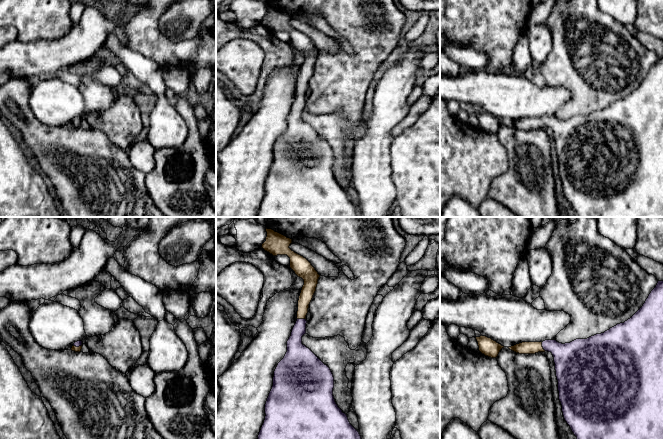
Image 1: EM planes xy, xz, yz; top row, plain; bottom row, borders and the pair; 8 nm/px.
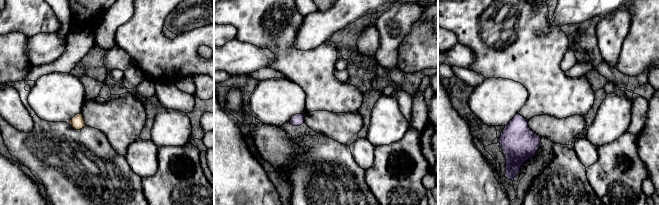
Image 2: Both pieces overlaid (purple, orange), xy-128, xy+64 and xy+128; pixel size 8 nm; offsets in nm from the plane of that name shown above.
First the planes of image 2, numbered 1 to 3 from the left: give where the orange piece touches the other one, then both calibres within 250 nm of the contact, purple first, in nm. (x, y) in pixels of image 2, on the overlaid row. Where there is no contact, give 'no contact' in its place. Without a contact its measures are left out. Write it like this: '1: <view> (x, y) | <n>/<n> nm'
1: no contact
2: no contact
3: no contact

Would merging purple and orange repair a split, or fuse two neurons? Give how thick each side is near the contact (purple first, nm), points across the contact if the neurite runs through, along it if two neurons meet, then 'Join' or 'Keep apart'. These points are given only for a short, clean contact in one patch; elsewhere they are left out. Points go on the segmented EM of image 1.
Thickness 140 nm (purple) against 110 nm. Path across: xz (295, 349), (295, 339), (301, 319), (303, 302), (308, 289). Join

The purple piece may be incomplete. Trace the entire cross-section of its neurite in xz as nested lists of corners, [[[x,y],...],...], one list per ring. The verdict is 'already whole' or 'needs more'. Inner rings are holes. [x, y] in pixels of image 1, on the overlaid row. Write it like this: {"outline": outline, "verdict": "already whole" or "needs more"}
{"outline": [[[266,228],[266,232],[266,241],[261,248],[273,256],[287,255],[290,268],[304,280],[304,285],[298,300],[297,321],[287,341],[287,352],[274,371],[273,386],[265,404],[266,416],[258,439],[361,439],[335,402],[334,377],[330,368],[302,344],[302,336],[306,334],[306,315],[320,275],[306,258],[289,248],[292,239],[272,229]]], "verdict": "needs more"}

